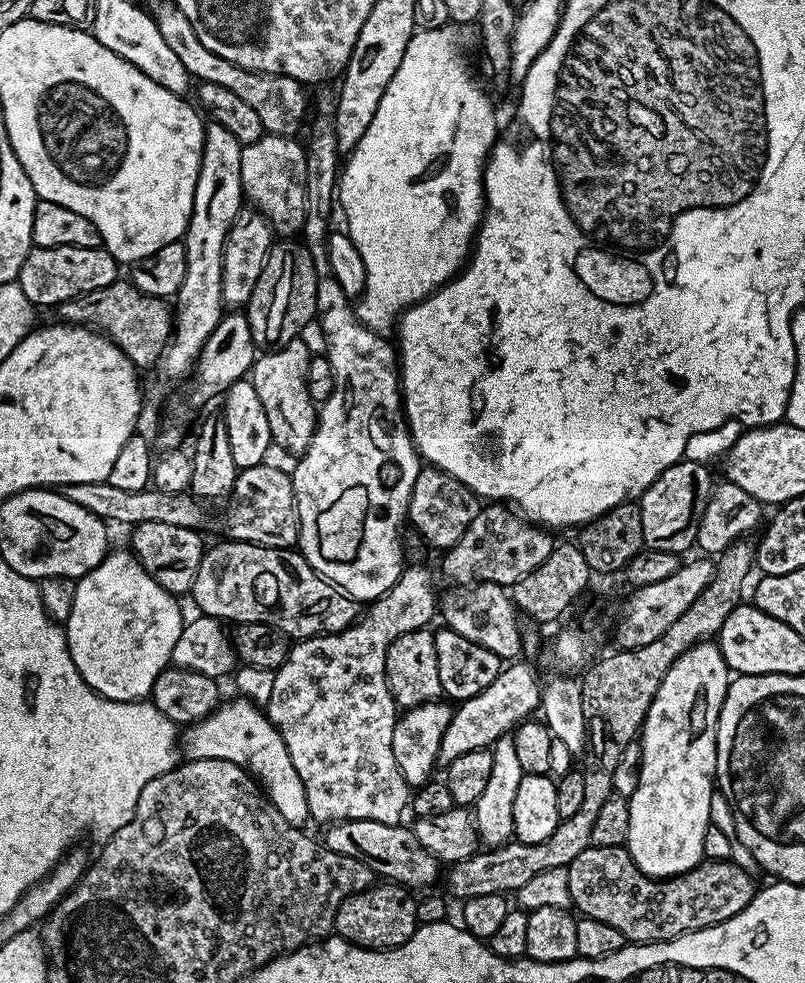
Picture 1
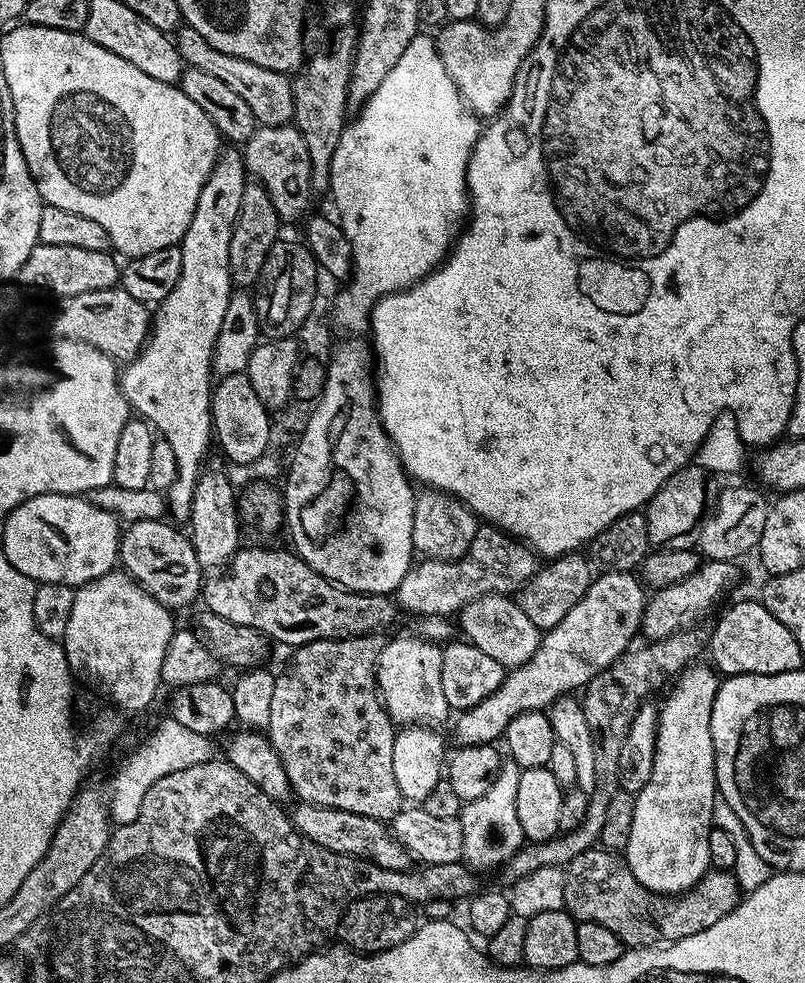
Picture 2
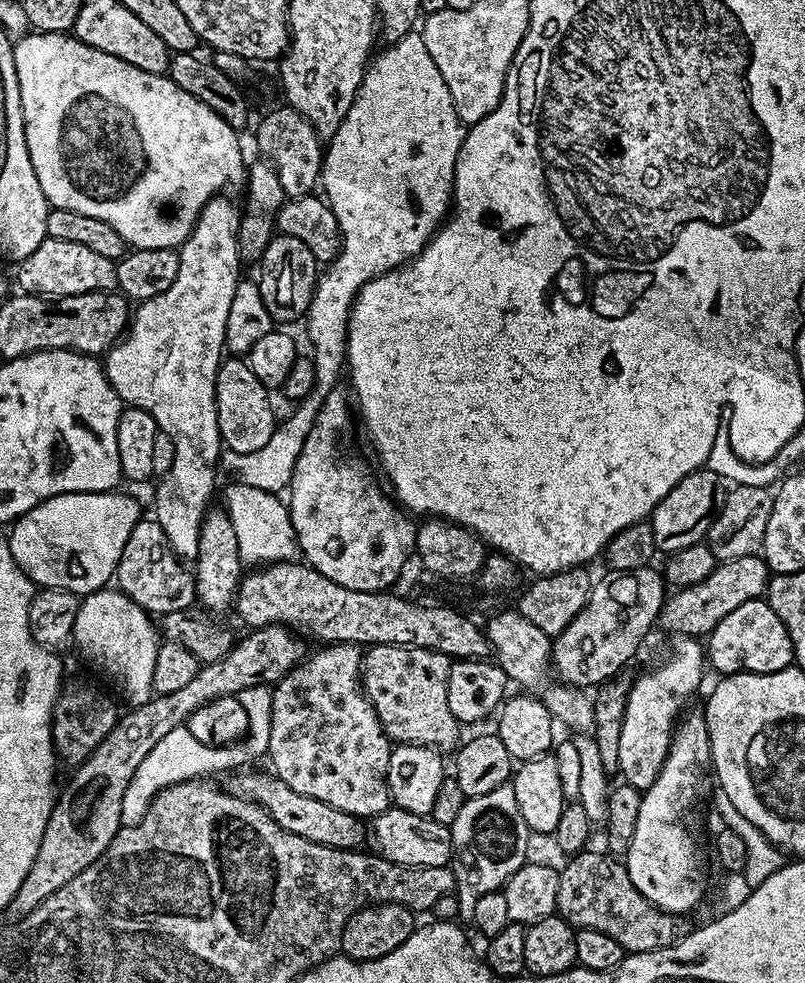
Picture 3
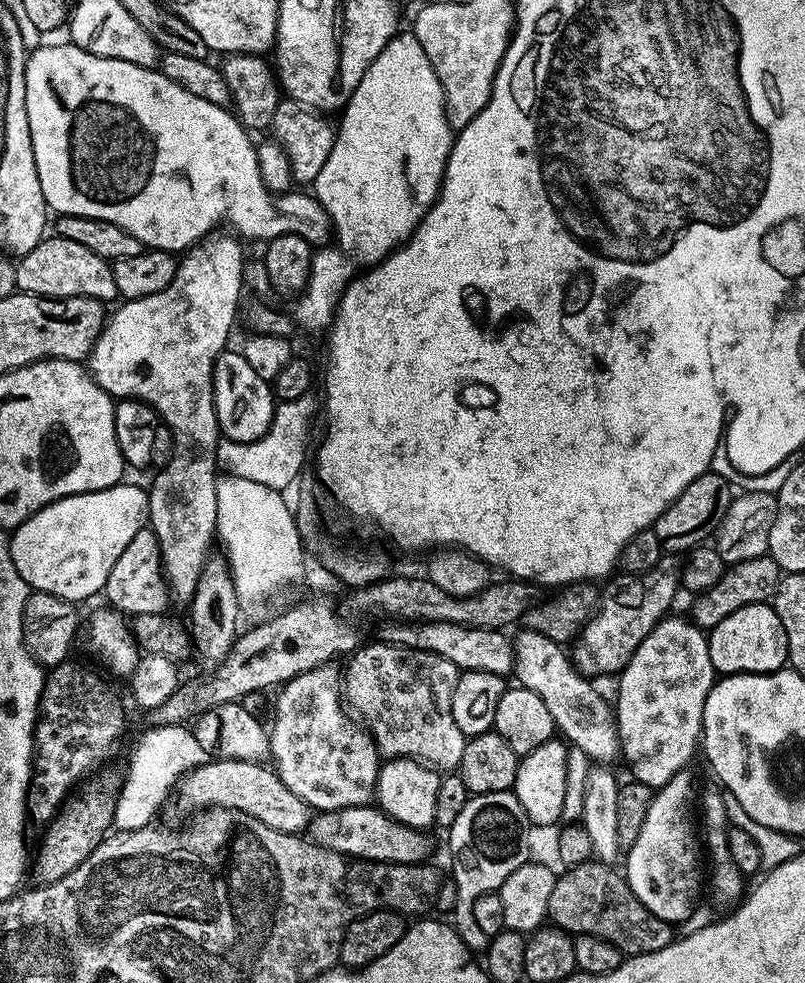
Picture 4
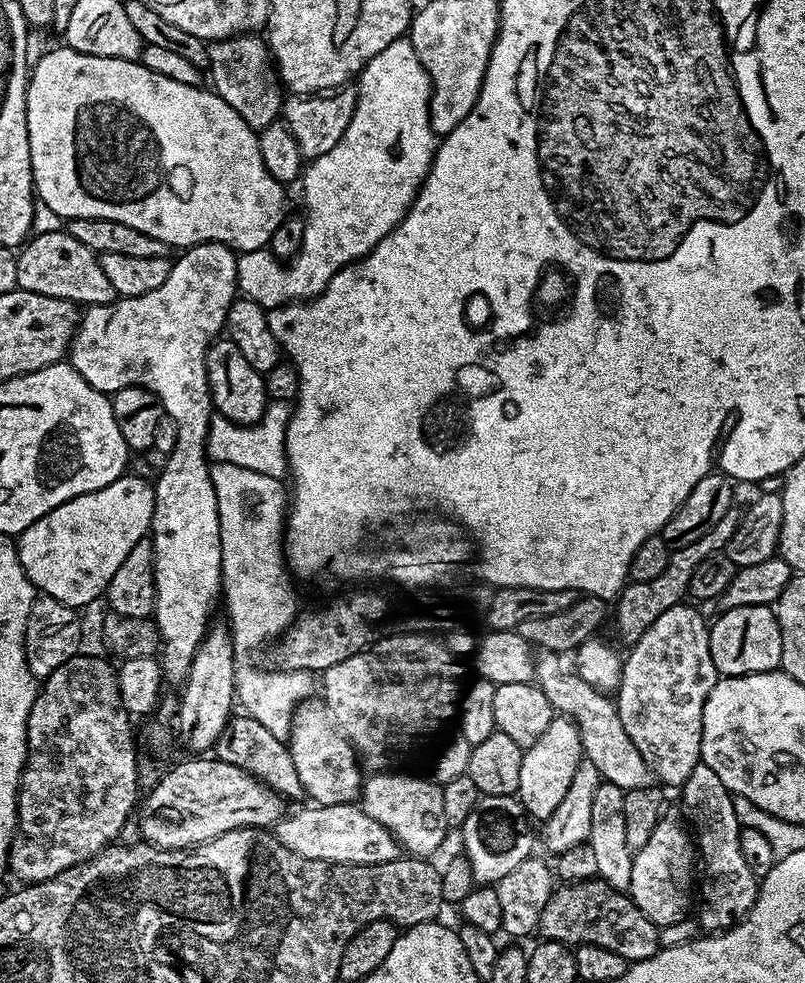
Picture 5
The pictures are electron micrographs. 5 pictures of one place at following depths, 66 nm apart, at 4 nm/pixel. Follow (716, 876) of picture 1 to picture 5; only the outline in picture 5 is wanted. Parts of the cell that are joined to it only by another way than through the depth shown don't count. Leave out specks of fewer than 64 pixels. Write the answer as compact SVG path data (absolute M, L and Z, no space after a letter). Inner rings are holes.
M599 878L574 880L553 887L552 896L540 915L538 932L545 940L569 946L602 946L605 950L614 950L614 954L622 954L629 962L648 960L661 949L660 928L645 918L627 891L615 889Z

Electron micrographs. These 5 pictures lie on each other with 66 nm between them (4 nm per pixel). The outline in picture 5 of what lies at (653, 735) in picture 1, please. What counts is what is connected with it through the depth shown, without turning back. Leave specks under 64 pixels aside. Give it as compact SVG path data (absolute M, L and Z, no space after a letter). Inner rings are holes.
M665 811L650 838L646 838L632 858L633 873L629 884L632 900L645 918L660 928L687 917L694 900L694 861L698 853L685 821L677 813L676 816Z

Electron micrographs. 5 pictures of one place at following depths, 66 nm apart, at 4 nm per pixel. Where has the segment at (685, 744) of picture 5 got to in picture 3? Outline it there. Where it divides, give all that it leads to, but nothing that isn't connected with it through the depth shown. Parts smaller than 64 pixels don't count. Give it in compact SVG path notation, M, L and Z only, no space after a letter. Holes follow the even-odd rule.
M676 636L673 641L672 653L657 668L631 681L624 708L622 735L618 738L619 775L623 783L641 790L654 786L654 778L658 778L668 757L672 733L682 713L689 707L687 704L691 702L692 695L699 690L700 679L706 669L706 652L699 639Z

